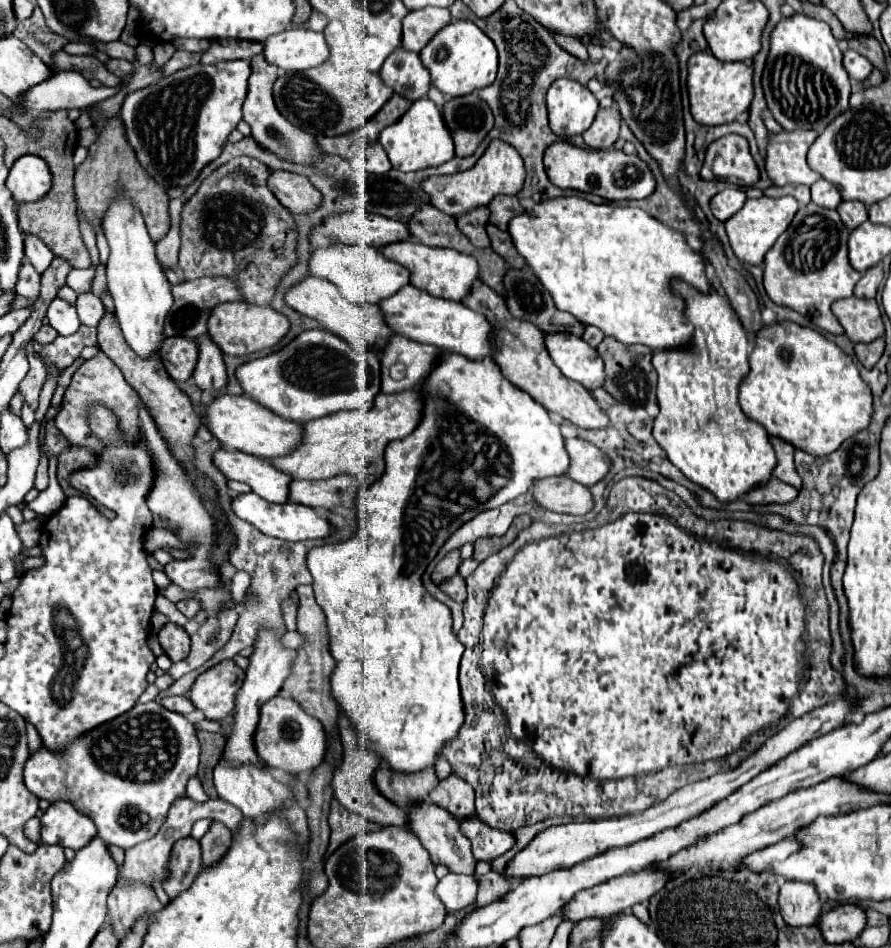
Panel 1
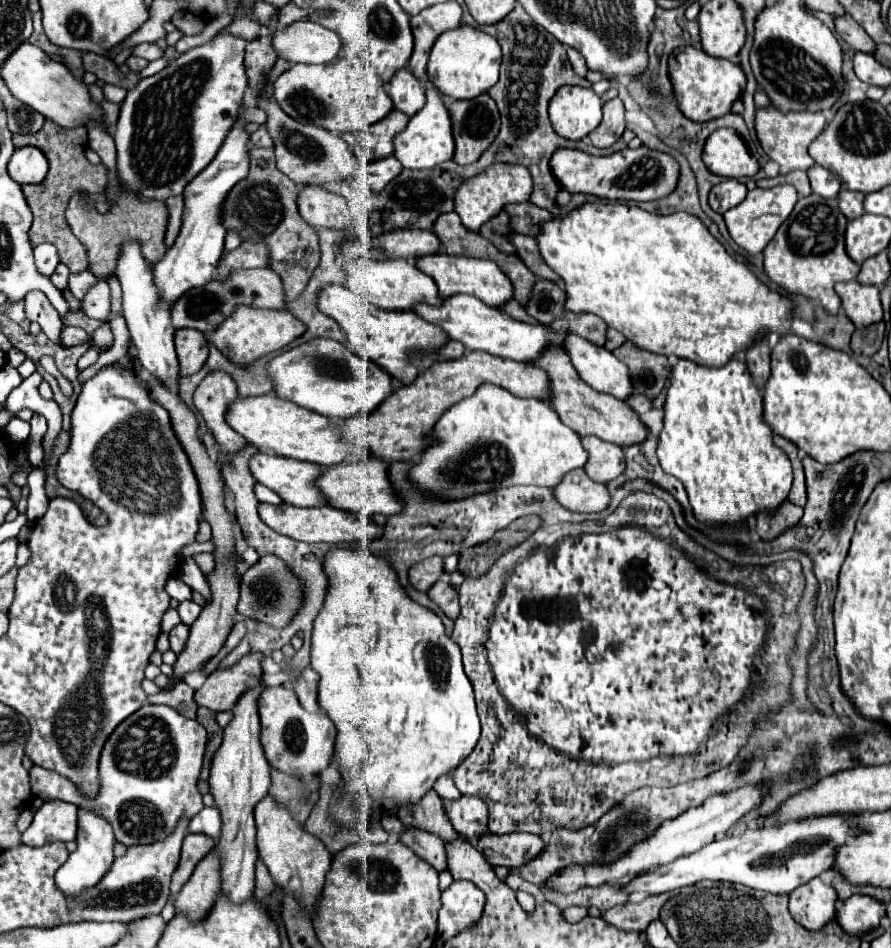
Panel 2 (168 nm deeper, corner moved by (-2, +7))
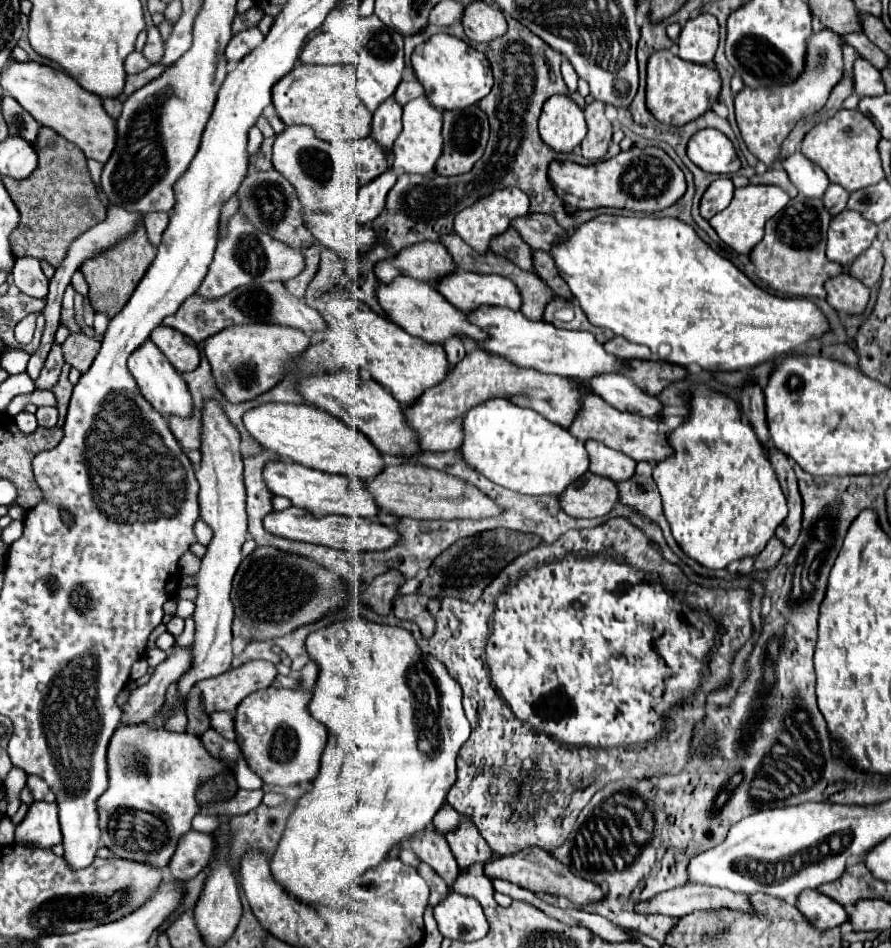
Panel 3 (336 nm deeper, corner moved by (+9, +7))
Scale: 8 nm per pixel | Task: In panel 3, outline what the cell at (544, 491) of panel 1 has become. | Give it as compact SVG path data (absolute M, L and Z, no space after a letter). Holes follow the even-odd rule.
M585 473L575 485L569 485L563 495L559 495L559 505L571 517L601 517L607 515L617 503L617 487L613 481Z

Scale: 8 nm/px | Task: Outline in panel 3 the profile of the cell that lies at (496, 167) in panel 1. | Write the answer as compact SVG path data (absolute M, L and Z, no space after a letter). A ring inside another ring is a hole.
M513 187L513 189L499 189L495 195L491 197L481 197L479 201L475 201L475 205L459 211L455 215L455 233L467 243L471 245L473 249L477 249L479 253L485 253L489 249L489 241L493 235L499 235L503 233L503 229L509 227L511 219L515 217L523 217L529 213L529 197Z

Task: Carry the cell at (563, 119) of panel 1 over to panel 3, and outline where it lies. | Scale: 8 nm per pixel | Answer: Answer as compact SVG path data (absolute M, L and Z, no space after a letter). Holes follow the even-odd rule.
M553 95L543 105L539 133L555 151L569 153L587 135L585 113L569 95Z

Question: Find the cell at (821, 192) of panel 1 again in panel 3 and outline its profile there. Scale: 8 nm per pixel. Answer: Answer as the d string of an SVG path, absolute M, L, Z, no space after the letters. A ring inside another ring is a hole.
M793 153L783 161L783 169L787 171L789 179L793 181L793 185L799 189L803 197L809 197L809 199L823 197L829 185L829 179L819 165L815 165L801 153Z

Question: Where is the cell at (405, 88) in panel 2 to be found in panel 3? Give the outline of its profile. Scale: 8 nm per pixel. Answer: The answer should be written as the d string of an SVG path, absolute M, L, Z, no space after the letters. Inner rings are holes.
M389 97L389 101L383 101L383 105L379 105L379 109L373 115L371 137L377 139L387 151L391 151L391 145L399 135L399 129L403 123L401 117L403 117L403 107L395 101L395 97Z

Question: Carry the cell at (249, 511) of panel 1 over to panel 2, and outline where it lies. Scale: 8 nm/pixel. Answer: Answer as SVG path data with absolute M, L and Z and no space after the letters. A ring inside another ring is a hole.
M260 503L258 509L262 521L278 531L280 535L292 537L296 541L306 541L306 543L352 543L352 541L372 541L382 537L382 529L372 523L368 517L358 517L356 513L348 513L342 509L334 509L330 505L326 507L318 507L318 509L302 509L302 507L294 507L288 503L282 505L268 505L268 503Z

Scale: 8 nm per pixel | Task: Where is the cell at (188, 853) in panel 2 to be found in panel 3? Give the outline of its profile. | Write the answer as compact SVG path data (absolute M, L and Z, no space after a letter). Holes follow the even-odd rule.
M189 831L179 839L177 851L169 861L169 871L175 879L185 881L193 879L199 871L207 867L207 861L211 861L211 855L215 851L213 835Z

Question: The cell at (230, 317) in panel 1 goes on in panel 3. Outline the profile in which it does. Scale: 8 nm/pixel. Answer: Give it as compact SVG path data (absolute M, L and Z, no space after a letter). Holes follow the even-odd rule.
M231 325L205 341L205 355L215 381L233 403L253 399L271 389L283 373L283 363L309 345L309 337L285 325Z

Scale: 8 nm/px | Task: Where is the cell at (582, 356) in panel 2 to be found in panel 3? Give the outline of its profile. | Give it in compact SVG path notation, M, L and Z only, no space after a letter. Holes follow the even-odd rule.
M603 373L595 375L589 383L593 393L619 411L639 413L643 417L657 417L661 403L657 397L643 393L627 375L623 373Z

